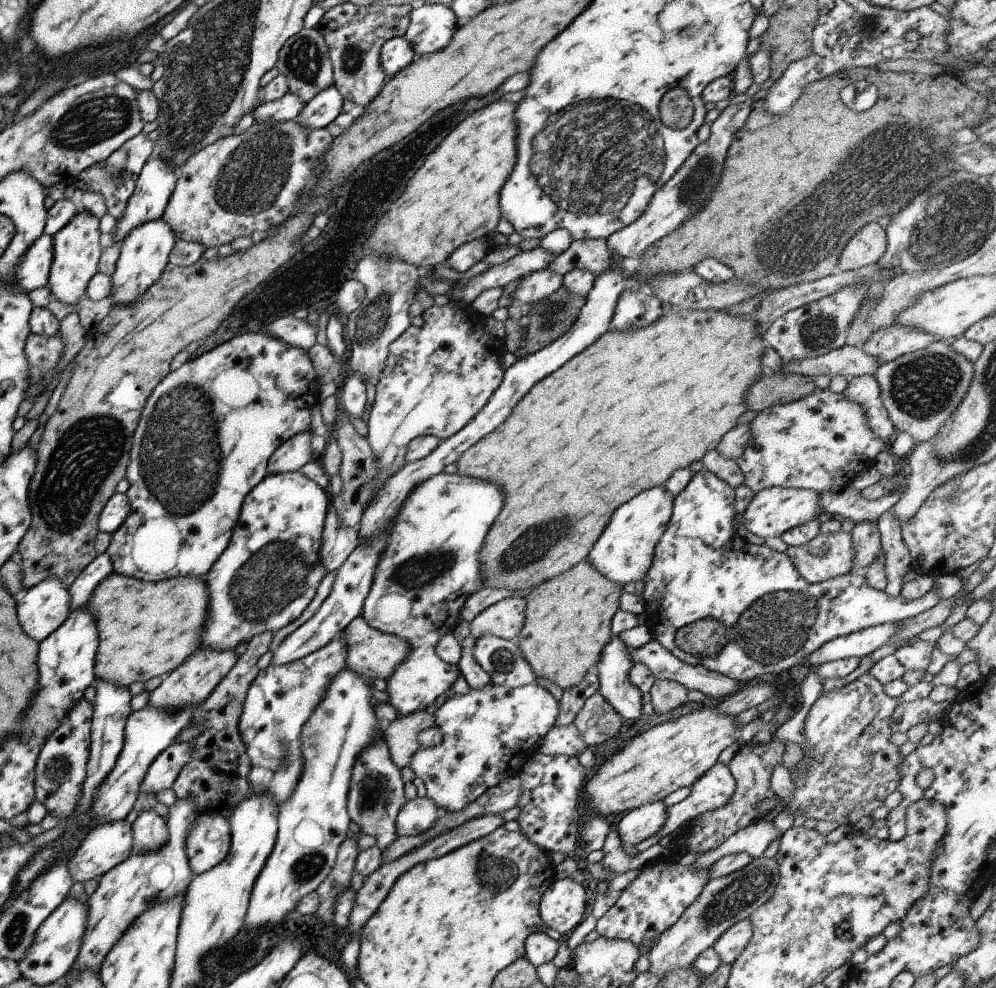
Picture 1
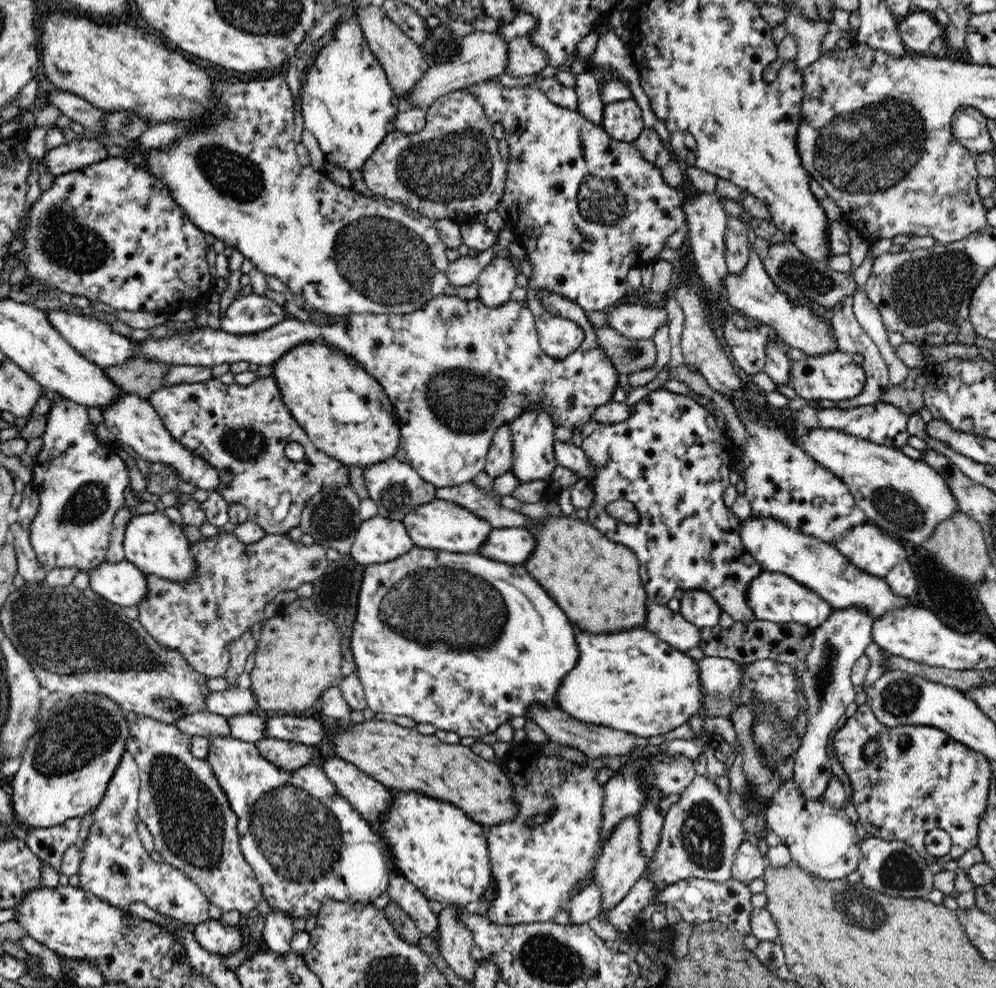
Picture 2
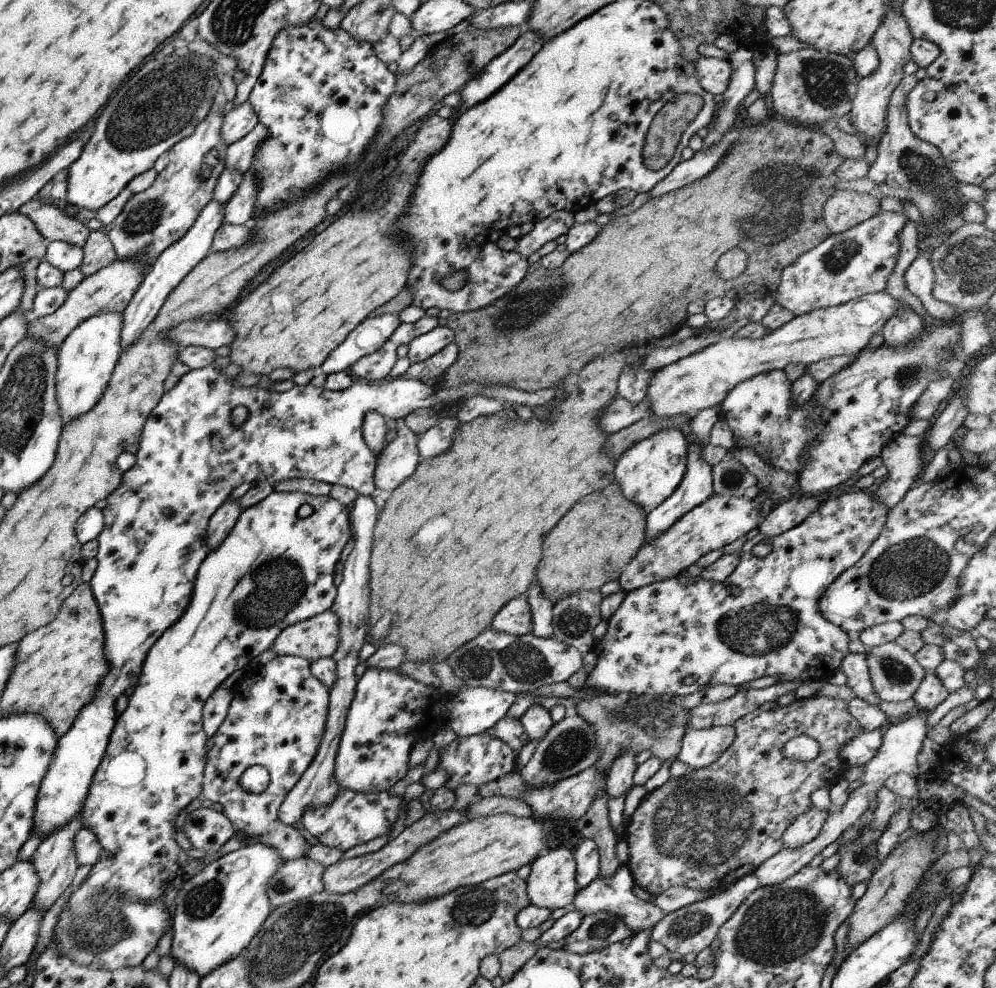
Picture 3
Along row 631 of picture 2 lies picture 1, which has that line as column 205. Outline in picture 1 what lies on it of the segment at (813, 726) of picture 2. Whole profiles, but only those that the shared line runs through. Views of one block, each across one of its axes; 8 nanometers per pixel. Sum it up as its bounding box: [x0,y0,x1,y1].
[185,815,230,876]

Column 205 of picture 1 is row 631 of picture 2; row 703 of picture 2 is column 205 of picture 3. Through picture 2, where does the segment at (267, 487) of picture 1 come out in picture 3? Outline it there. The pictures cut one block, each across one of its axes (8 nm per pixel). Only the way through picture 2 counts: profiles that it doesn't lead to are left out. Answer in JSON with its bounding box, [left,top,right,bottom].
[53,491,352,971]

